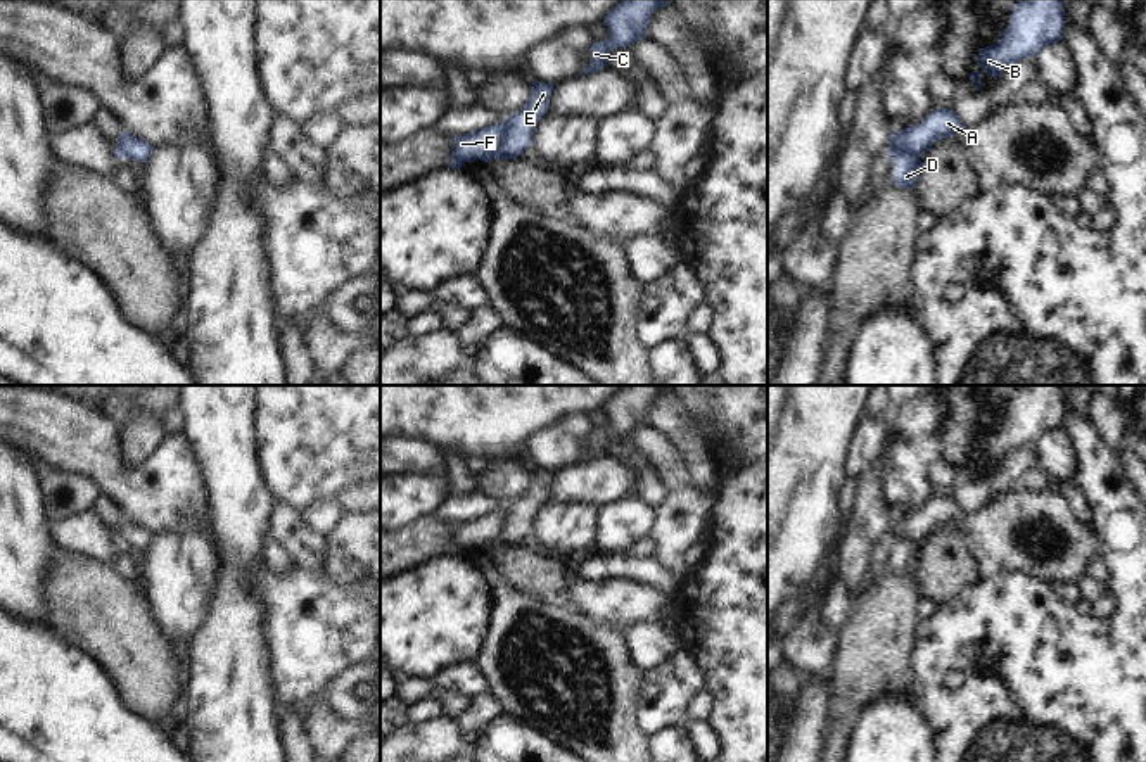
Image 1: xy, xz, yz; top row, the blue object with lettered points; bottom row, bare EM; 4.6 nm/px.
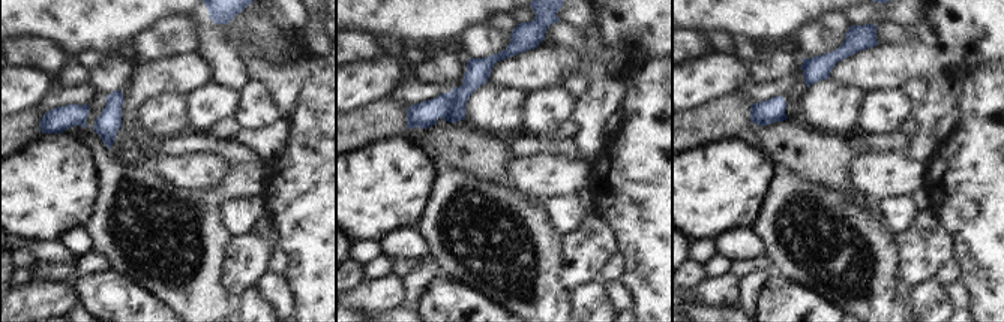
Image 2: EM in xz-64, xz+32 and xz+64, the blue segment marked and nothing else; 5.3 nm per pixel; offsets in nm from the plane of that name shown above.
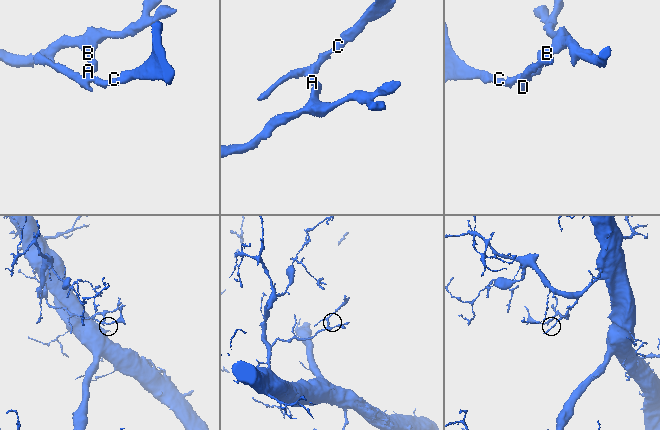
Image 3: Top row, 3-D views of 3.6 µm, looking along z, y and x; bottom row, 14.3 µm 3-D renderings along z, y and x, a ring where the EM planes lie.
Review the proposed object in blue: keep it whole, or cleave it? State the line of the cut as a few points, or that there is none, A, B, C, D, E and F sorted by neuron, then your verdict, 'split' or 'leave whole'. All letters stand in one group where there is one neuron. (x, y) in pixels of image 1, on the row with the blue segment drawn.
xz (505, 120), (502, 140), (493, 158) | A B C E / D F | split

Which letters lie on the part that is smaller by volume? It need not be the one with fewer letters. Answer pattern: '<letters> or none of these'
D, F

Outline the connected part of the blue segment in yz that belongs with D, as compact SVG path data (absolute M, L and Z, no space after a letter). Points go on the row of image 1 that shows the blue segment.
M887 150L890 162L894 164L894 187L914 188L918 181L918 173L921 169L921 159L914 156L902 154L899 150Z

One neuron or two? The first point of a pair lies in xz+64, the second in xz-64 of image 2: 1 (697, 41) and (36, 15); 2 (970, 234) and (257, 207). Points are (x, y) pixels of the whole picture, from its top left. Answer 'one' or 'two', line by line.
1: two
2: two

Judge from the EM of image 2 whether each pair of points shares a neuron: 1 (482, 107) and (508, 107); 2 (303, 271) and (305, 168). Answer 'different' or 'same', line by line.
1: same
2: same

